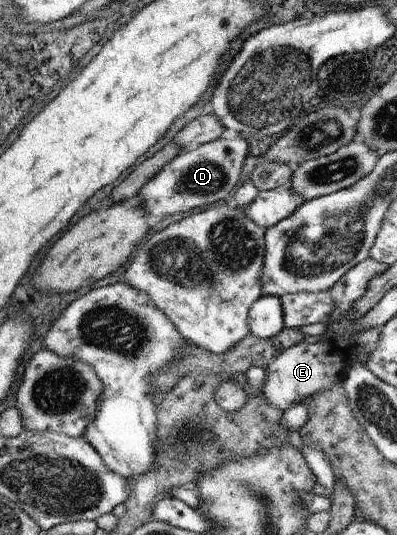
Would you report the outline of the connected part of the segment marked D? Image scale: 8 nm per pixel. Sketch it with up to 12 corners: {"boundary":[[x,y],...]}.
{"boundary":[[249,140],[182,152],[142,186],[148,215],[225,201]]}

